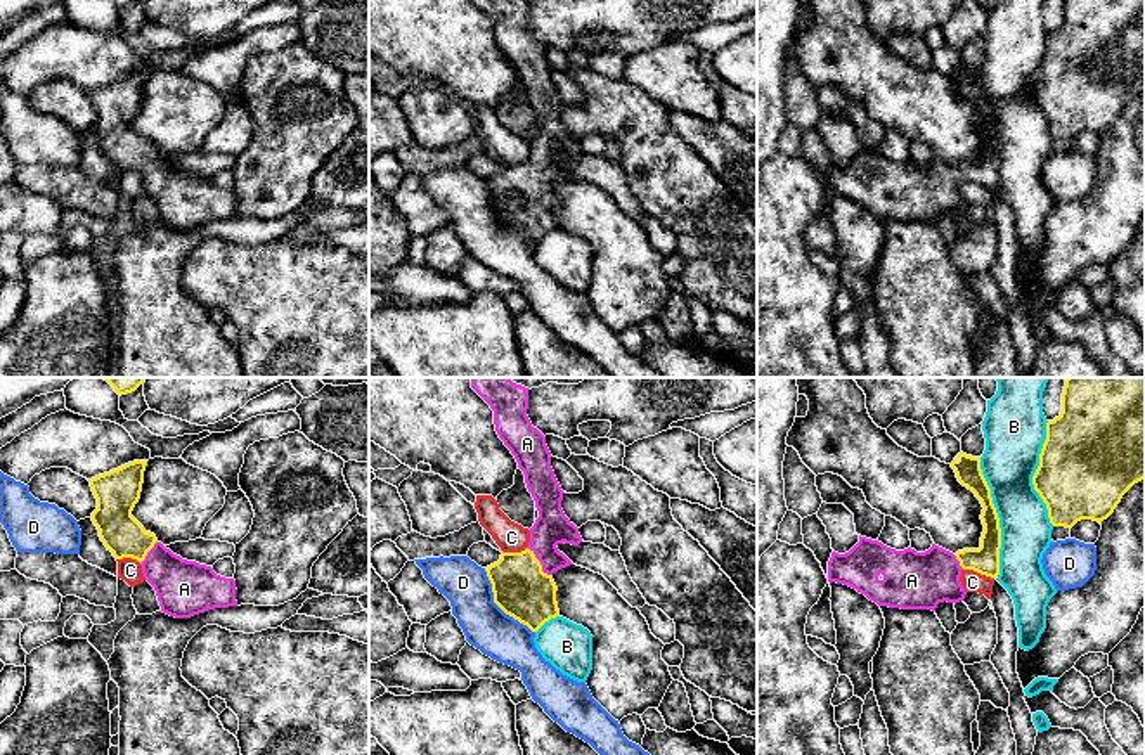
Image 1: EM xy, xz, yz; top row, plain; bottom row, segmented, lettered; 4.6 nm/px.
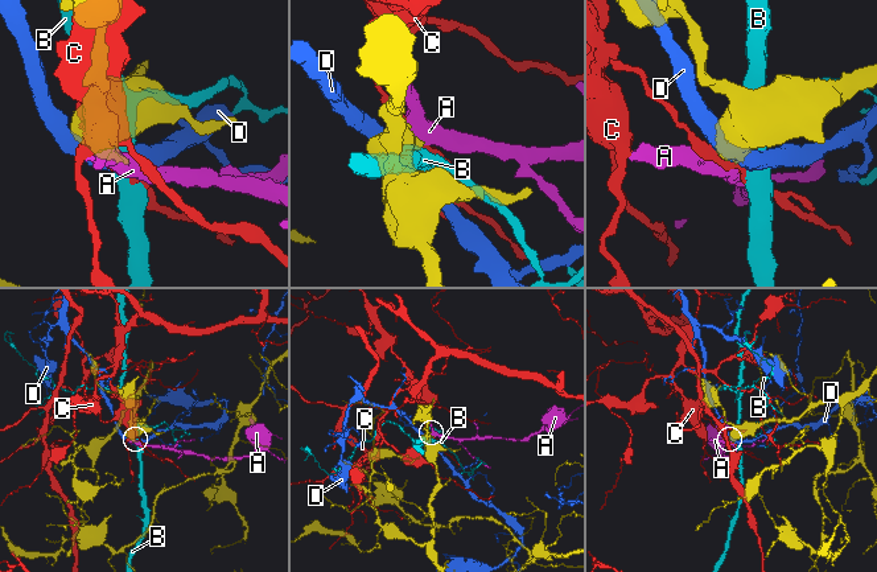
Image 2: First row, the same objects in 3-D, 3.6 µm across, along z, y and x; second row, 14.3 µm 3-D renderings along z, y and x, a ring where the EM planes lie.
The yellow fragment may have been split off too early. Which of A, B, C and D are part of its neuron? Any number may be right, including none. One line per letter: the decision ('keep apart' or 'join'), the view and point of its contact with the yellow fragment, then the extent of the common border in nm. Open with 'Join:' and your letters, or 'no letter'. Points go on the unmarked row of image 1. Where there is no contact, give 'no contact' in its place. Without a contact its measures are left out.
Join: A
A: join; contact xz (539, 175); length 170 nm
B: keep apart; contact yz (998, 130); length 550 nm
C: keep apart; contact yz (979, 184); length 150 nm
D: keep apart; contact xz (498, 217); length 380 nm

